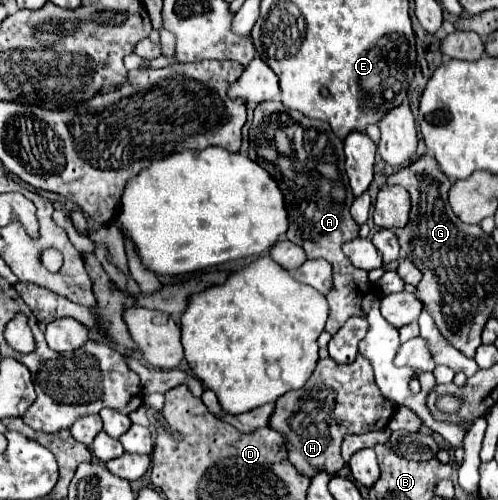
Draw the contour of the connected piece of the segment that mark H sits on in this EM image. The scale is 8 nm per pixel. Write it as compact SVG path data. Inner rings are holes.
M358 355L350 365L336 365L328 357L318 361L306 387L288 391L276 401L268 425L278 433L284 433L290 463L312 479L320 471L336 475L344 467L340 443L346 433L368 433L374 431L376 425L388 425L394 409L396 403L380 393L372 367L364 357Z

